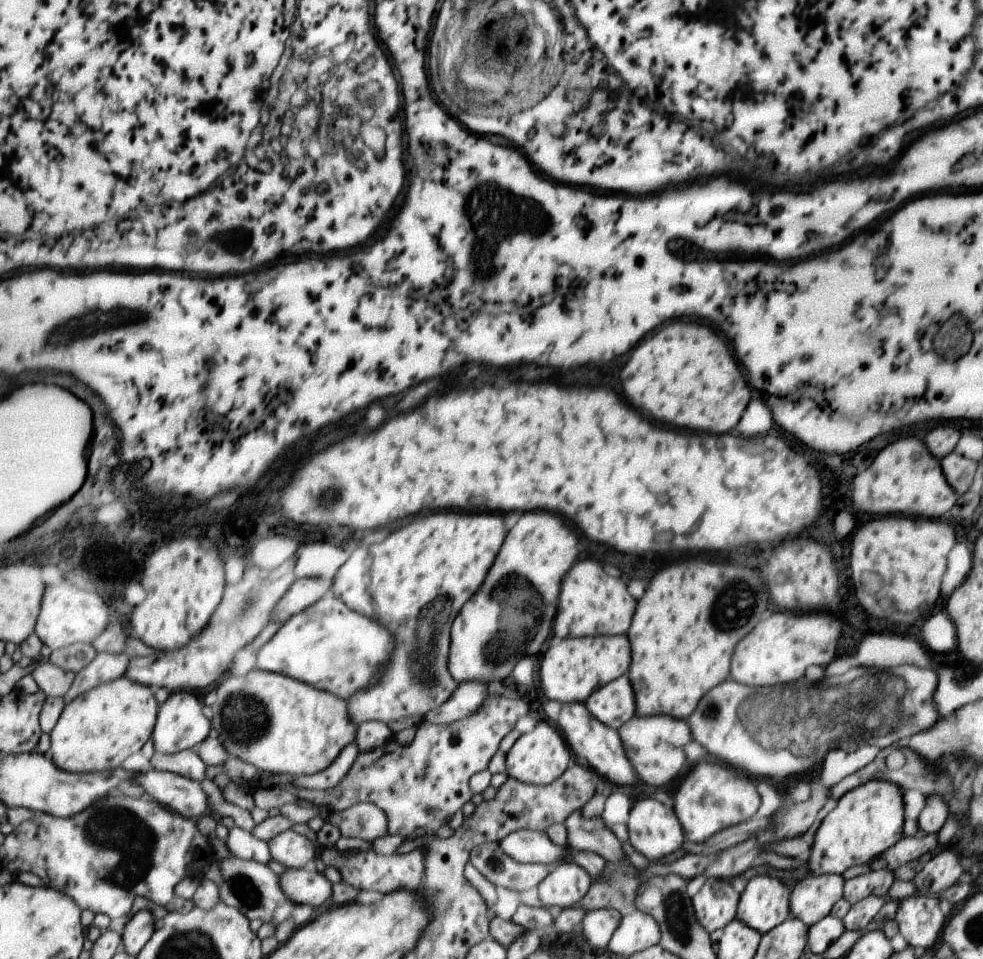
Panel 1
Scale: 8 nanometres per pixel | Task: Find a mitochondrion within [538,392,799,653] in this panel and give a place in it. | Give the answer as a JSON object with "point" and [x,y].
{"point":[732,608]}

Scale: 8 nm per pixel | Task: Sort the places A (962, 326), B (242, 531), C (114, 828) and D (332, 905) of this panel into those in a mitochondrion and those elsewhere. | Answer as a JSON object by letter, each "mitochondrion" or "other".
{"A":"mitochondrion","B":"other","C":"mitochondrion","D":"other"}

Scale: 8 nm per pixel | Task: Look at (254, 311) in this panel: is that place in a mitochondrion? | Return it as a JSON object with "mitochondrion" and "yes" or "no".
{"mitochondrion":"no"}

